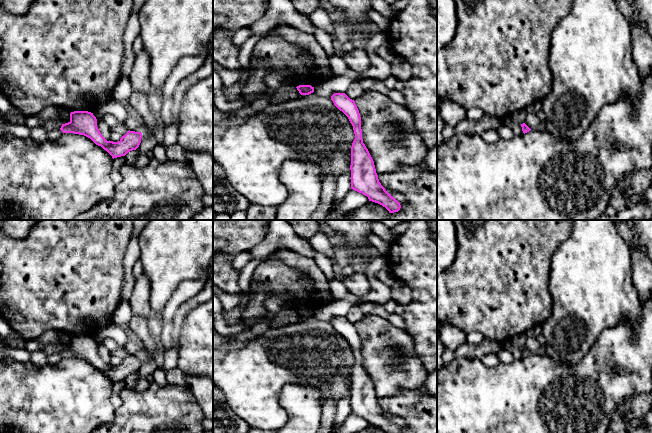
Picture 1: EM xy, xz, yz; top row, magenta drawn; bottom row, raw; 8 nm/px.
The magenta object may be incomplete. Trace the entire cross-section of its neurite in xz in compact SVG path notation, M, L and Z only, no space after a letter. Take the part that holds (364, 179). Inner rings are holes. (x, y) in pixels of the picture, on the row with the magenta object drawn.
M334 93L331 100L348 117L355 134L351 147L351 189L382 205L389 213L398 212L407 206L407 200L400 193L389 194L379 182L374 161L363 143L361 117L355 101L345 93Z

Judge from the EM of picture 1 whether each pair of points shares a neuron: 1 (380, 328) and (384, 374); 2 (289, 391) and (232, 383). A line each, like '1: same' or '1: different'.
1: same
2: different

